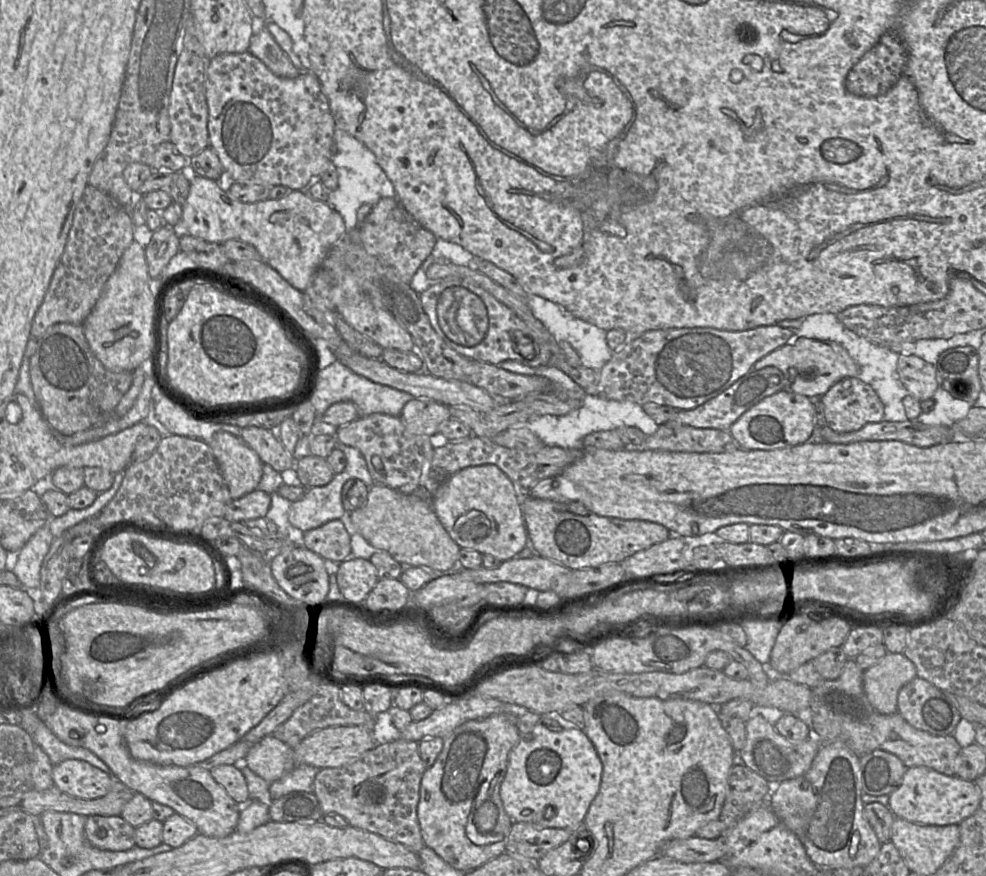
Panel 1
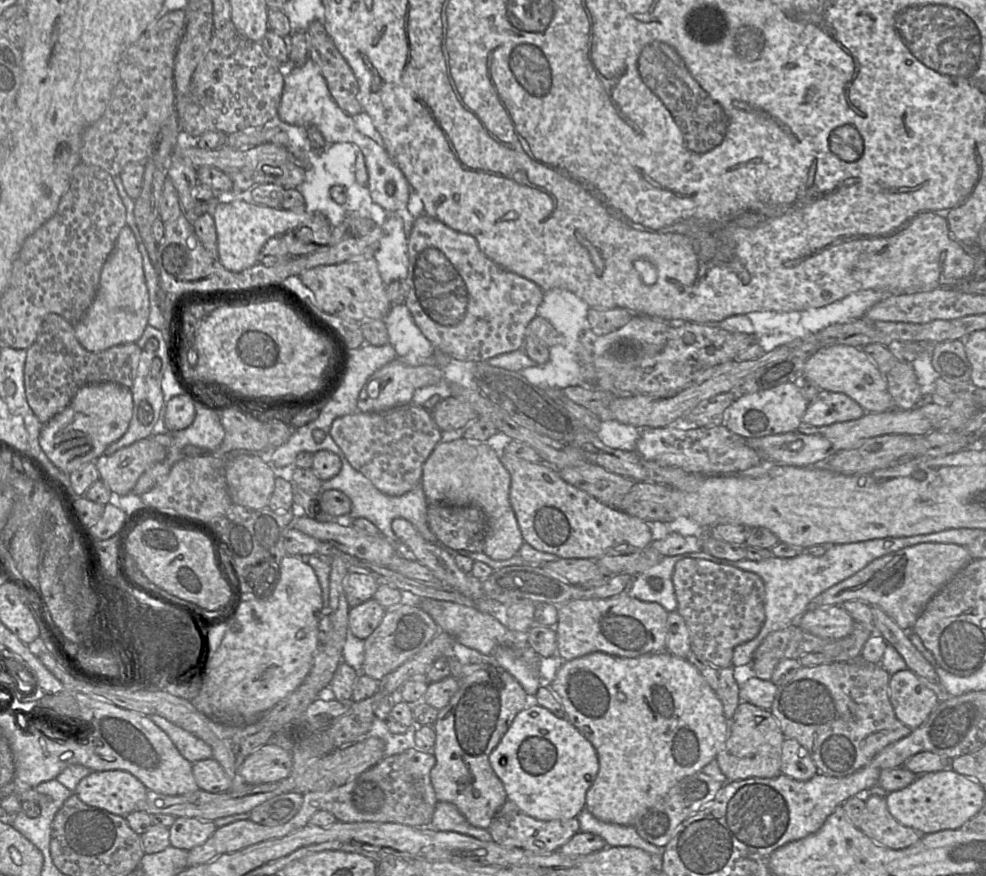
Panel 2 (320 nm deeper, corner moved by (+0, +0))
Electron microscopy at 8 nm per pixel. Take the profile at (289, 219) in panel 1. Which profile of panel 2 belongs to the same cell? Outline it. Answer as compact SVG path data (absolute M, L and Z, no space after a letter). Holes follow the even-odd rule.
M232 195L218 203L213 211L213 219L217 234L218 259L229 271L239 272L258 263L258 256L264 244L272 237L282 236L297 228L306 227L303 223L310 220L313 213L306 211L292 211L283 208L272 208L251 201L247 195Z

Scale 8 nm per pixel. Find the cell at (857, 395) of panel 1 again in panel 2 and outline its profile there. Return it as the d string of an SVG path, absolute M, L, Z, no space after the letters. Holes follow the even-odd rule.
M820 390L809 402L802 418L802 426L828 426L838 422L857 420L866 411L848 395Z

